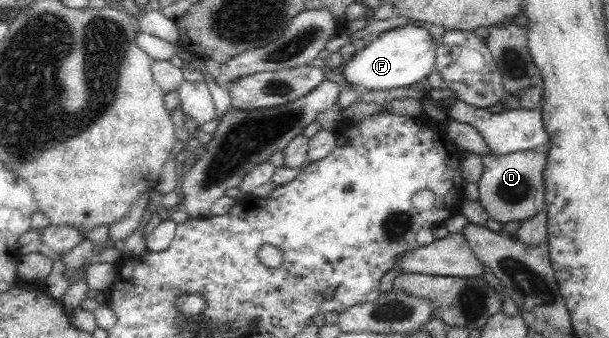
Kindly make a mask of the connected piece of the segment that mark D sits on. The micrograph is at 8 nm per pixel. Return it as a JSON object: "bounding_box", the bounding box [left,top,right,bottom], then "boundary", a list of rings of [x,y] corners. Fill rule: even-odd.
{"bounding_box":[479,150,546,224],"boundary":[[[526,150],[507,156],[479,154],[483,166],[479,184],[479,199],[489,219],[501,224],[511,221],[524,221],[545,209],[543,170],[545,169],[546,151]]]}

